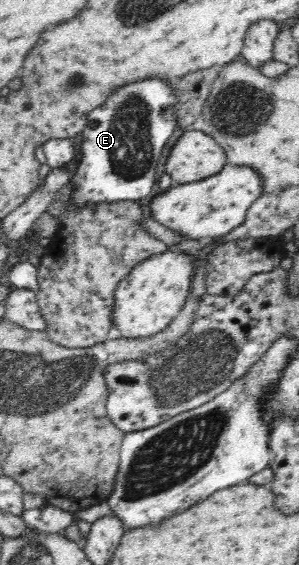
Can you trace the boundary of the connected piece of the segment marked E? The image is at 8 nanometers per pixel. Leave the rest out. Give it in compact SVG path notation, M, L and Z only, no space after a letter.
M146 79L142 83L134 83L134 85L126 85L122 89L118 89L116 93L112 93L106 101L106 105L94 109L89 113L88 123L84 128L84 141L80 145L82 151L82 159L75 175L71 179L75 192L73 193L73 201L77 205L82 203L112 203L114 201L138 201L152 194L154 183L156 181L156 169L158 169L158 161L160 153L166 145L166 141L172 137L176 122L174 122L174 114L172 114L172 105L177 104L172 87L168 81L158 81L158 79Z

